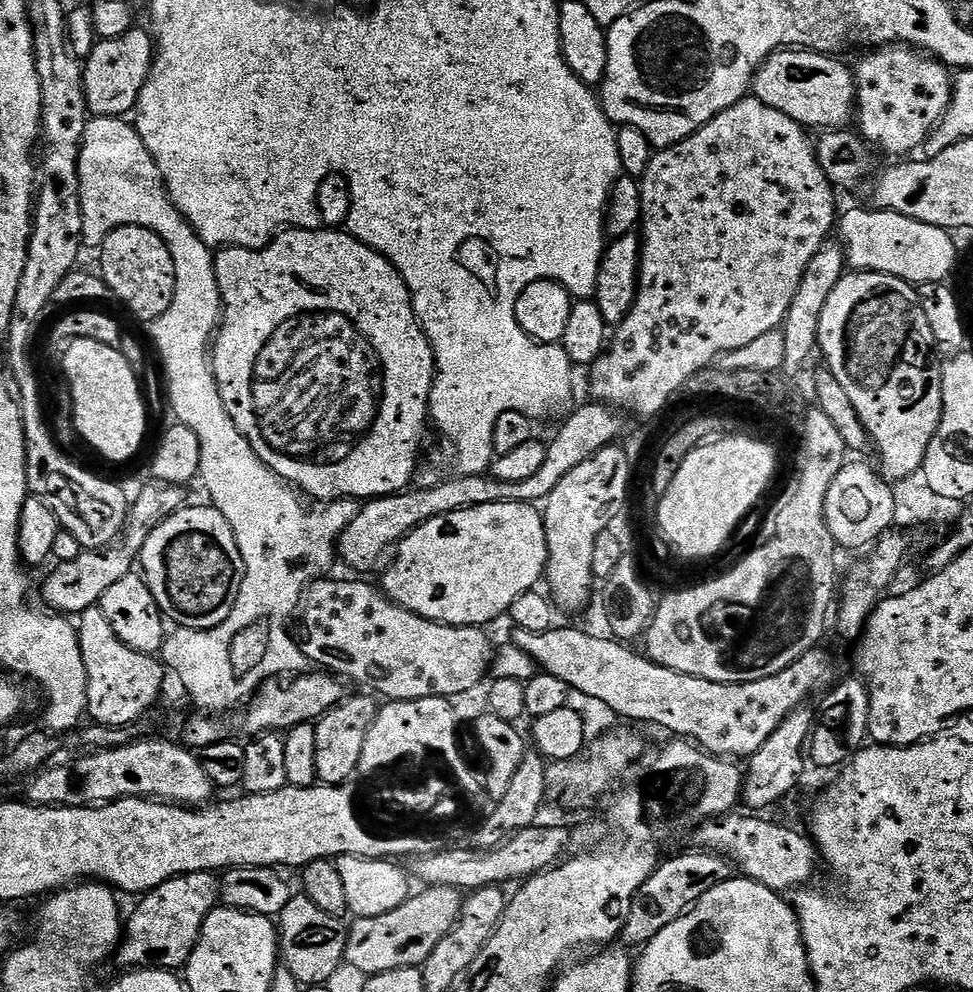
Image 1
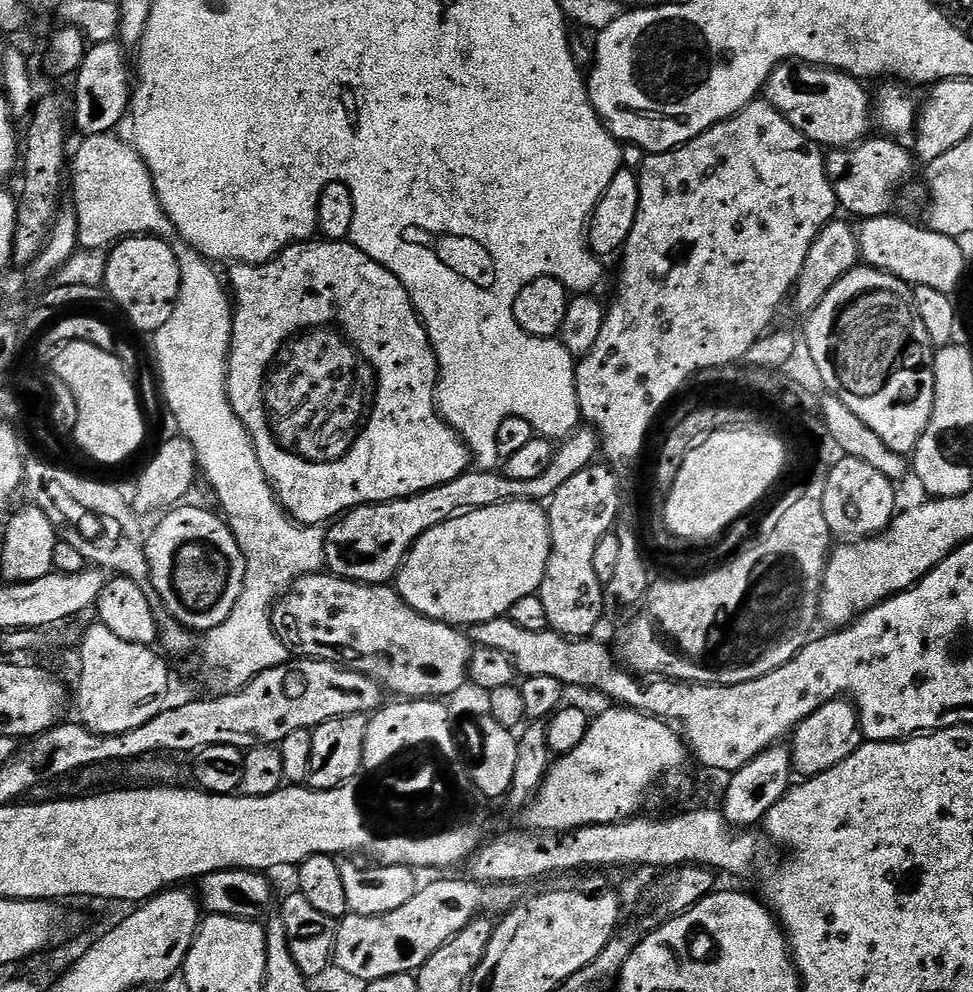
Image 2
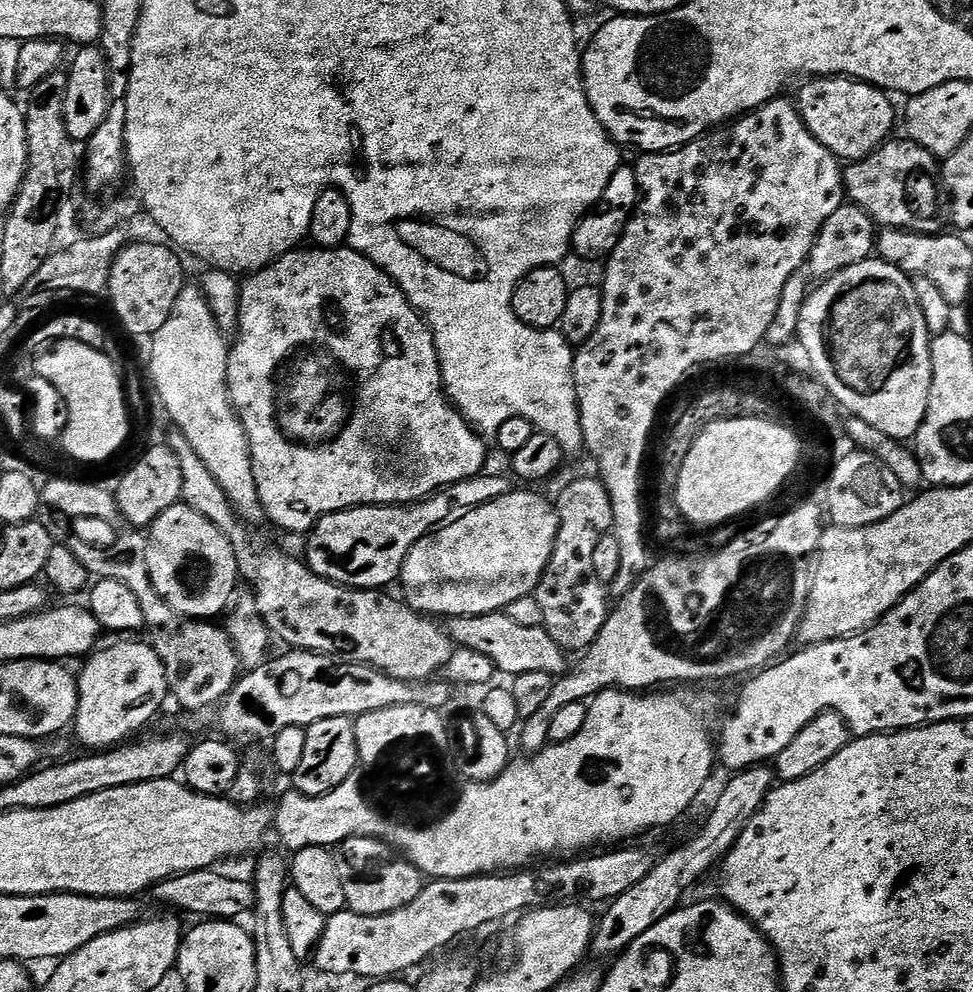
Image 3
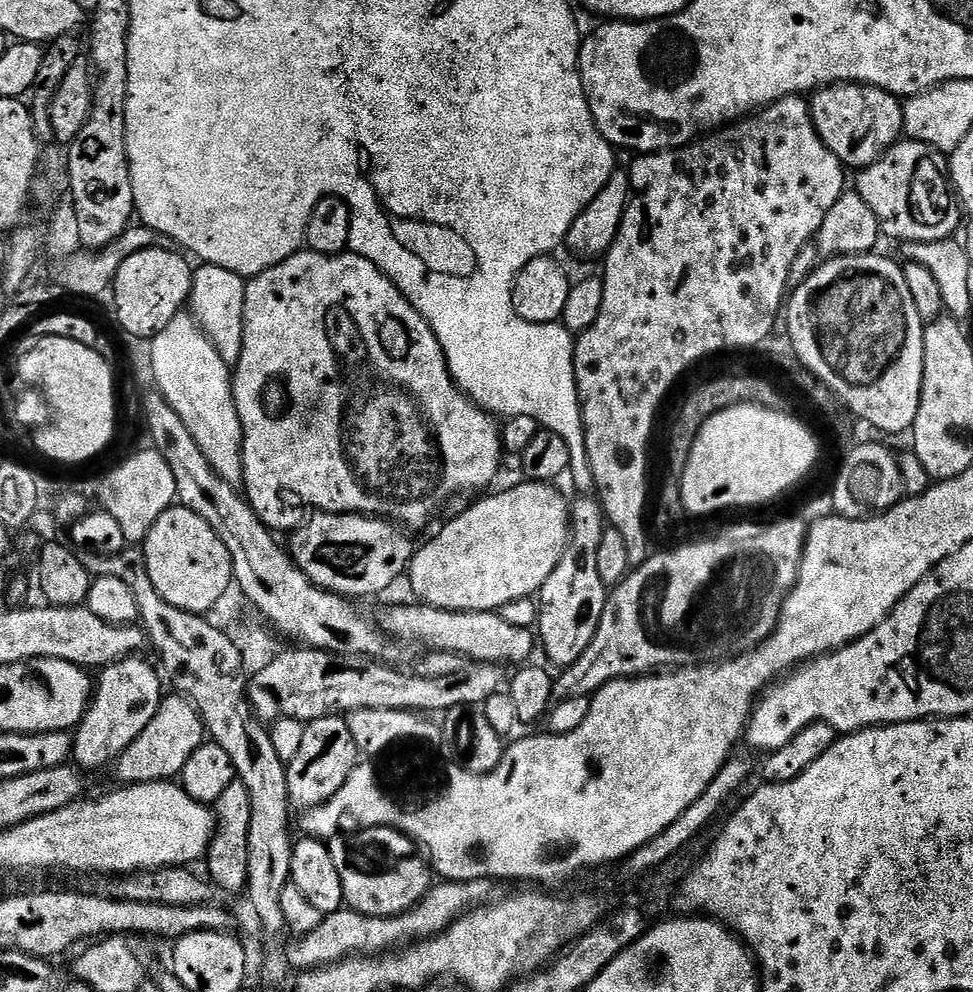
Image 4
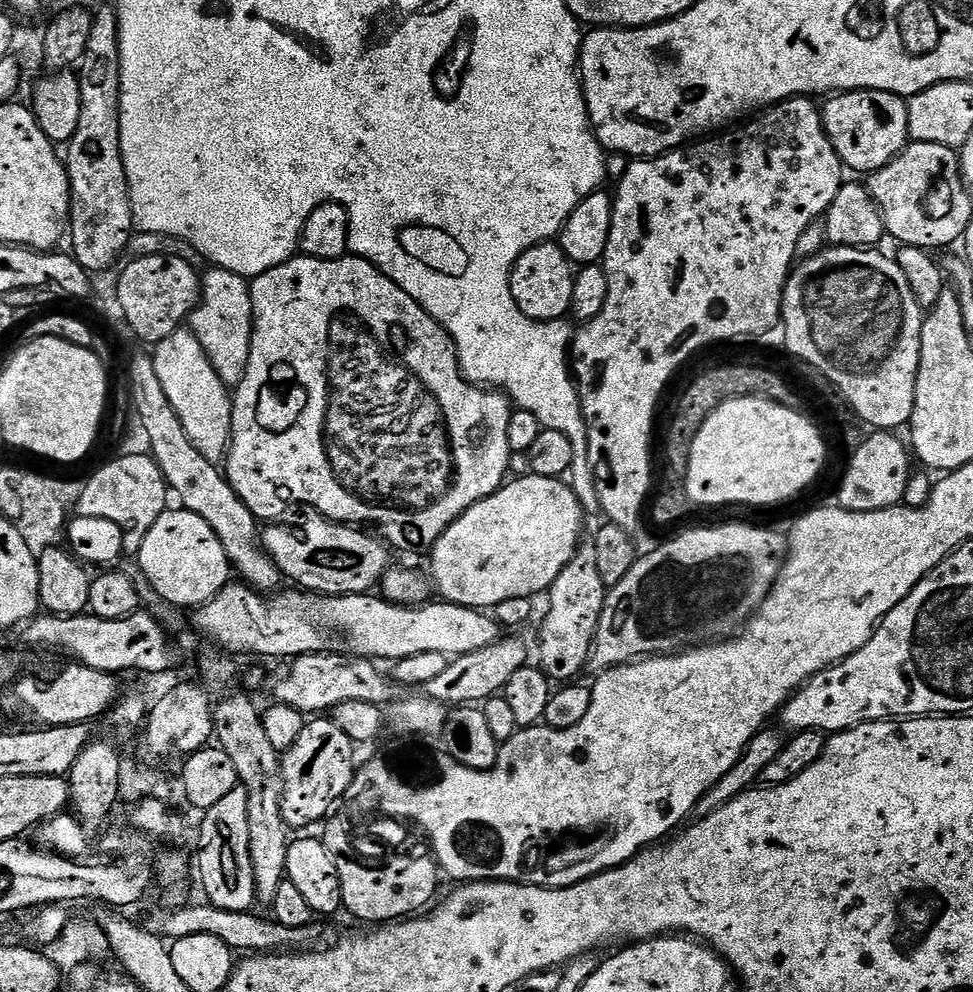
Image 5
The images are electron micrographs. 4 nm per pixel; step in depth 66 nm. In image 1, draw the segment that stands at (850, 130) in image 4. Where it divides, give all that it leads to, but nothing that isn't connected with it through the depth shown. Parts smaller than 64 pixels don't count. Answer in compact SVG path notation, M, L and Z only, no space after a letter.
M781 50L772 55L756 74L754 81L754 96L766 106L774 110L782 110L794 122L805 129L820 128L819 130L840 130L853 123L856 112L856 78L851 67L843 64L843 59L823 52L807 50Z

